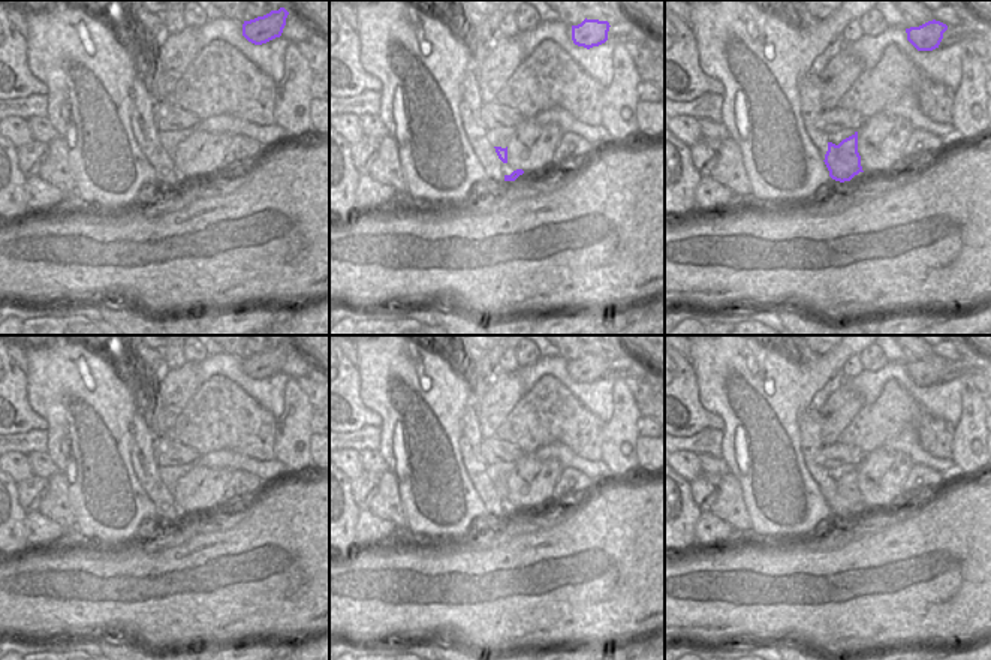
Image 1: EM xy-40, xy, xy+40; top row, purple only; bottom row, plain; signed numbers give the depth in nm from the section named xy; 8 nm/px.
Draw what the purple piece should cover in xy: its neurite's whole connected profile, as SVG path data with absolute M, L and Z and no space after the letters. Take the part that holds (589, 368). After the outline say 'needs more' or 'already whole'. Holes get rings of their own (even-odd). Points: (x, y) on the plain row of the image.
M585 353L581 359L572 361L572 376L587 385L599 382L608 376L609 362L608 356Z; already whole

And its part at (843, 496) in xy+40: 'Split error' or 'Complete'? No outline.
Complete

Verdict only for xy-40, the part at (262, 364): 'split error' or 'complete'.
complete

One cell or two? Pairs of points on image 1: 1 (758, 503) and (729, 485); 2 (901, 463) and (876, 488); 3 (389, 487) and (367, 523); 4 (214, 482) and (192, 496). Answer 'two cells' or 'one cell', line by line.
1: two cells
2: one cell
3: two cells
4: one cell

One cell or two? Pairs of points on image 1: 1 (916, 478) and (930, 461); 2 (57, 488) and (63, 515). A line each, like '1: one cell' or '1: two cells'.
1: two cells
2: one cell

